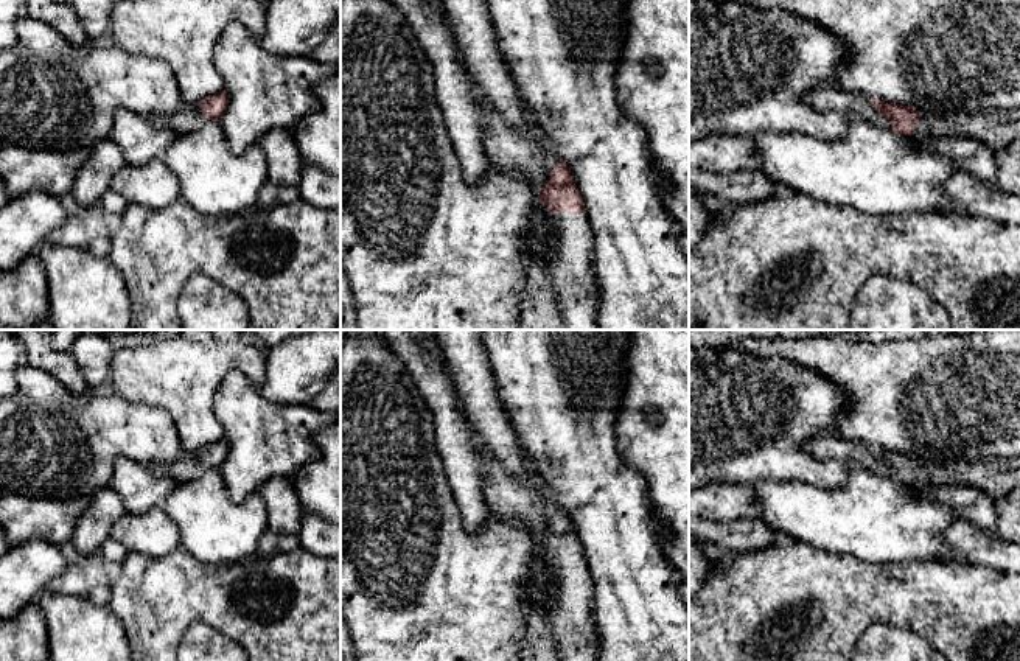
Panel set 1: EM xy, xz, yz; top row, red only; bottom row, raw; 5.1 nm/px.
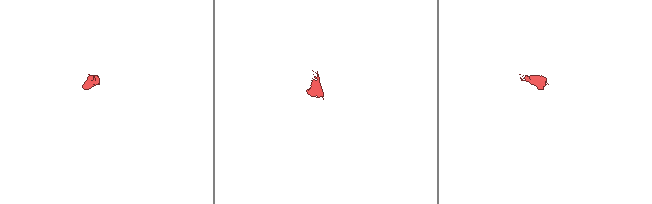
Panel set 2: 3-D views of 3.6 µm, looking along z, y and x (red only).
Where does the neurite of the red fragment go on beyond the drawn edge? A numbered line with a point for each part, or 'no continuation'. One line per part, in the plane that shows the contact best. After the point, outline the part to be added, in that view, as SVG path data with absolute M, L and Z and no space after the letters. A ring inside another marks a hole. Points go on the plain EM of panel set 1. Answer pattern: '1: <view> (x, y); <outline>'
1: xz (530, 500); M466 420L471 443L482 457L484 495L498 519L519 519L530 535L541 540L552 518L563 509L558 495L540 474L536 463L527 457L526 474L515 477L490 453L474 426Z
2: xz (571, 621); M547 561L554 585L547 625L558 661L597 661L599 641L592 614L594 582L586 561Z

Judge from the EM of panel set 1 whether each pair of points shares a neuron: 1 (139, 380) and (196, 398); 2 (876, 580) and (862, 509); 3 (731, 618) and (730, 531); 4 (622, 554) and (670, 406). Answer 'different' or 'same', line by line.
1: same
2: different
3: different
4: different

